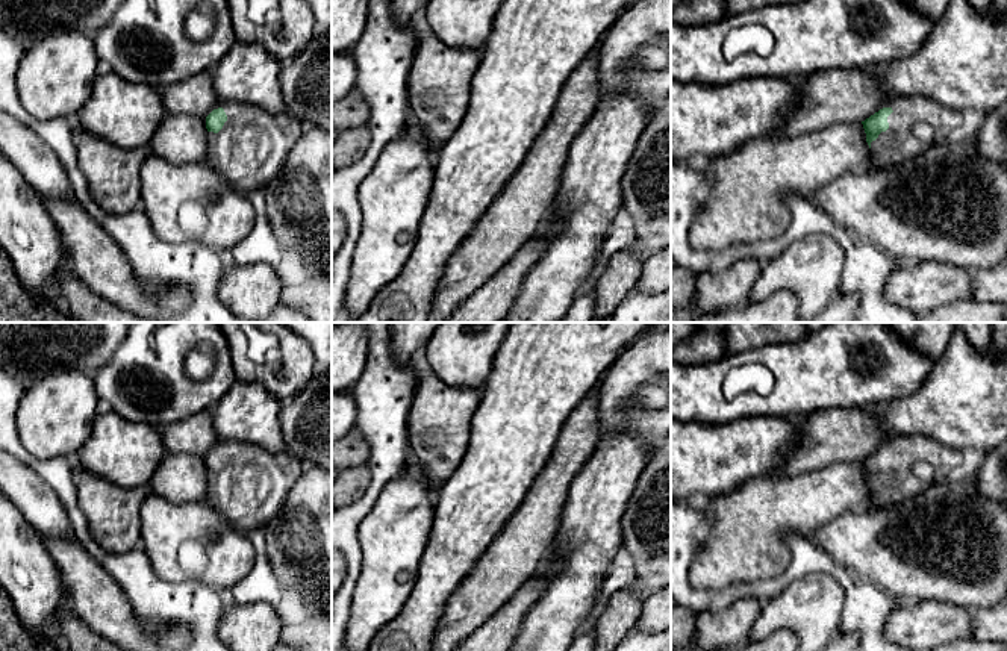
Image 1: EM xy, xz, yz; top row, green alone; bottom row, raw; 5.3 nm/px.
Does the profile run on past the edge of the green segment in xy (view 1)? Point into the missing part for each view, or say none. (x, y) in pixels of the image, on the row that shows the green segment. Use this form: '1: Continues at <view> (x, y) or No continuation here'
1: Continues at xy (249, 152)

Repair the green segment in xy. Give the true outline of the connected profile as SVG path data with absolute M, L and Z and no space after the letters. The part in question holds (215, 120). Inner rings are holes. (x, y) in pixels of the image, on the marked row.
M220 100L204 121L210 167L242 195L263 191L268 186L280 173L292 147L304 132L304 126L286 111L268 112L259 106L239 101Z

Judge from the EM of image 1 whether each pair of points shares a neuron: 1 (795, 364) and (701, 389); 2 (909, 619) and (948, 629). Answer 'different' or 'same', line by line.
1: same
2: same

